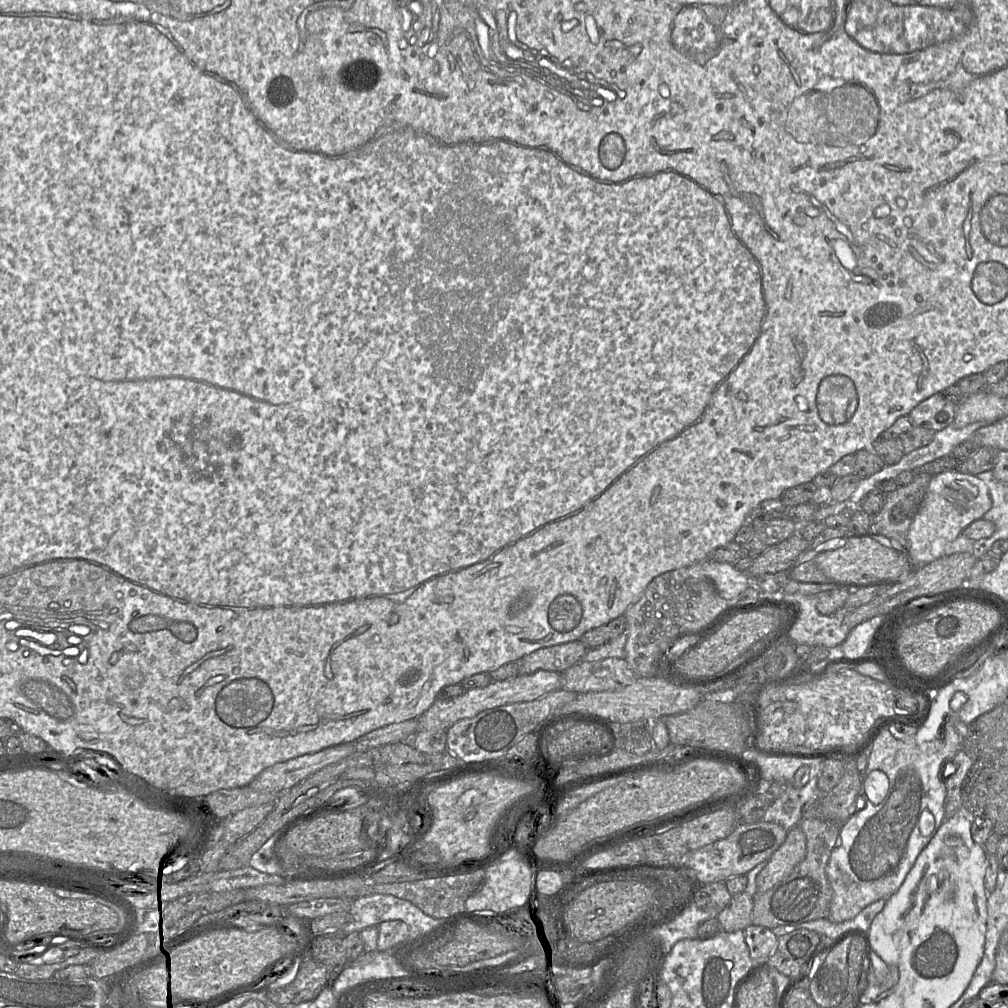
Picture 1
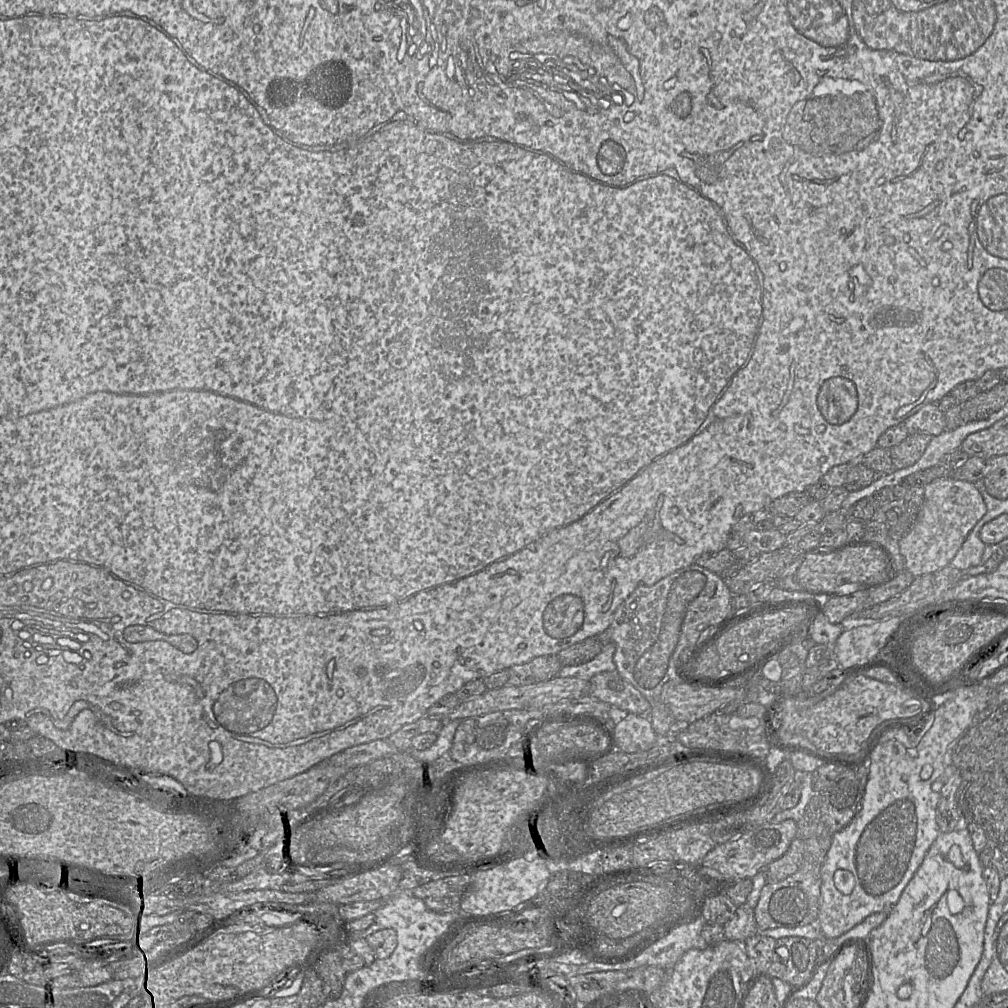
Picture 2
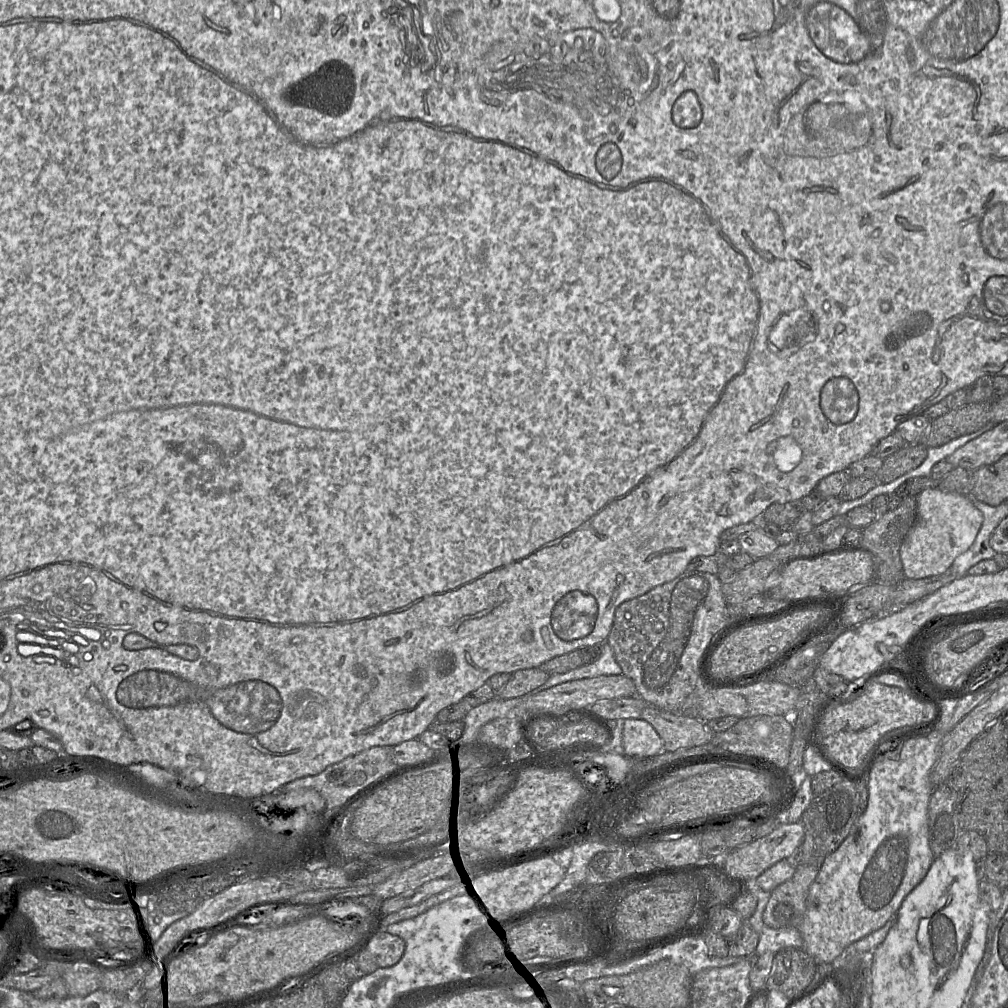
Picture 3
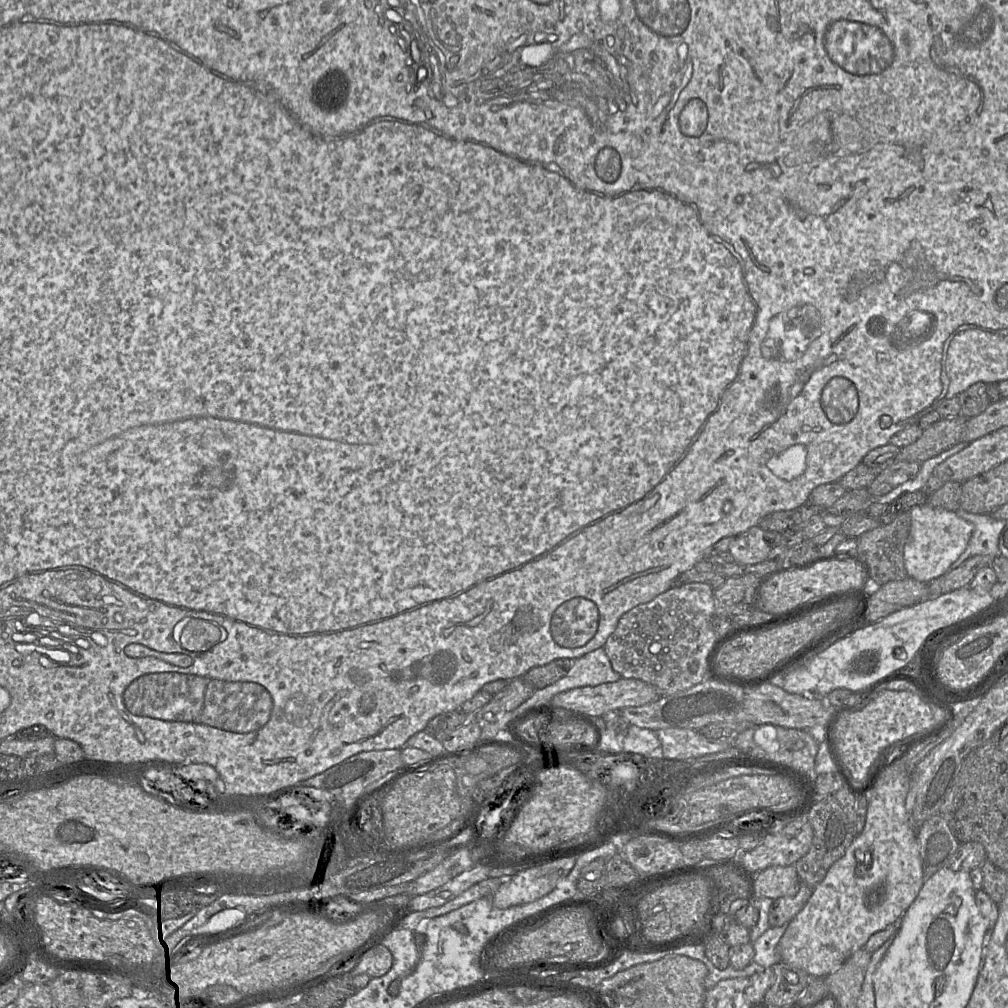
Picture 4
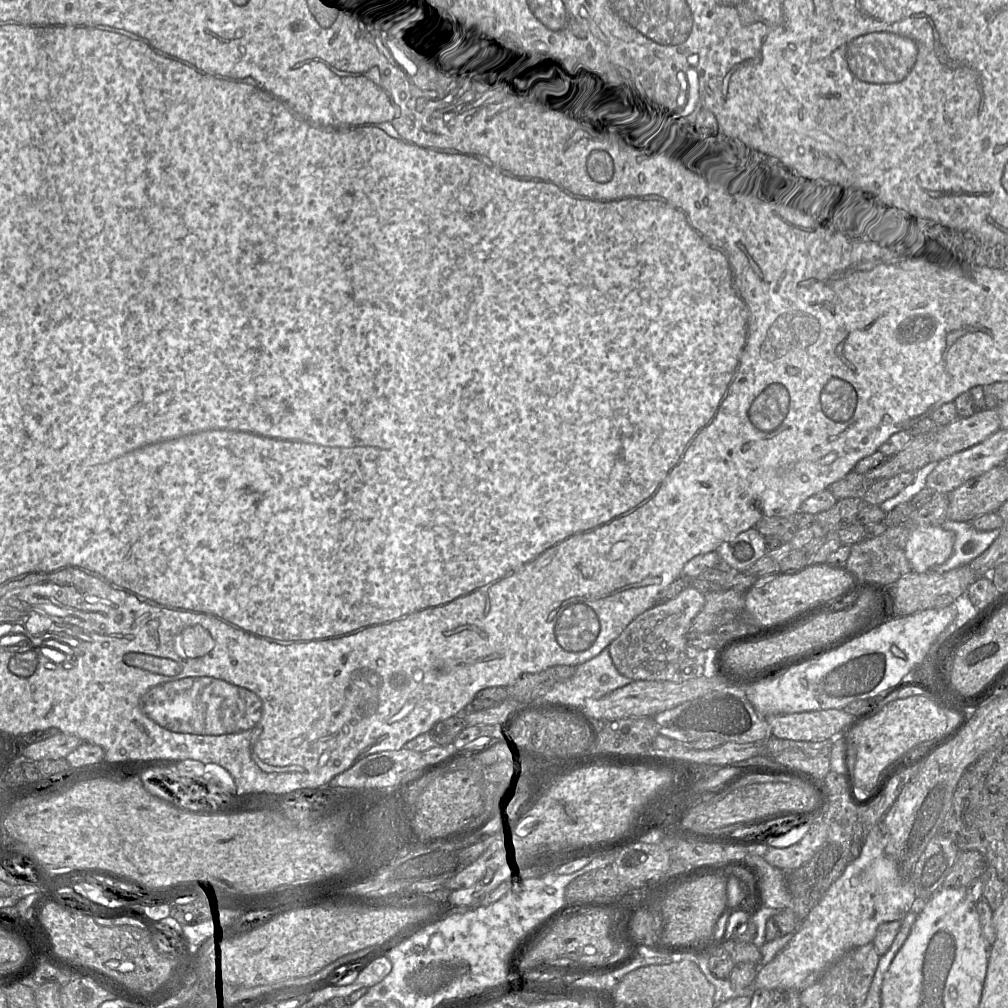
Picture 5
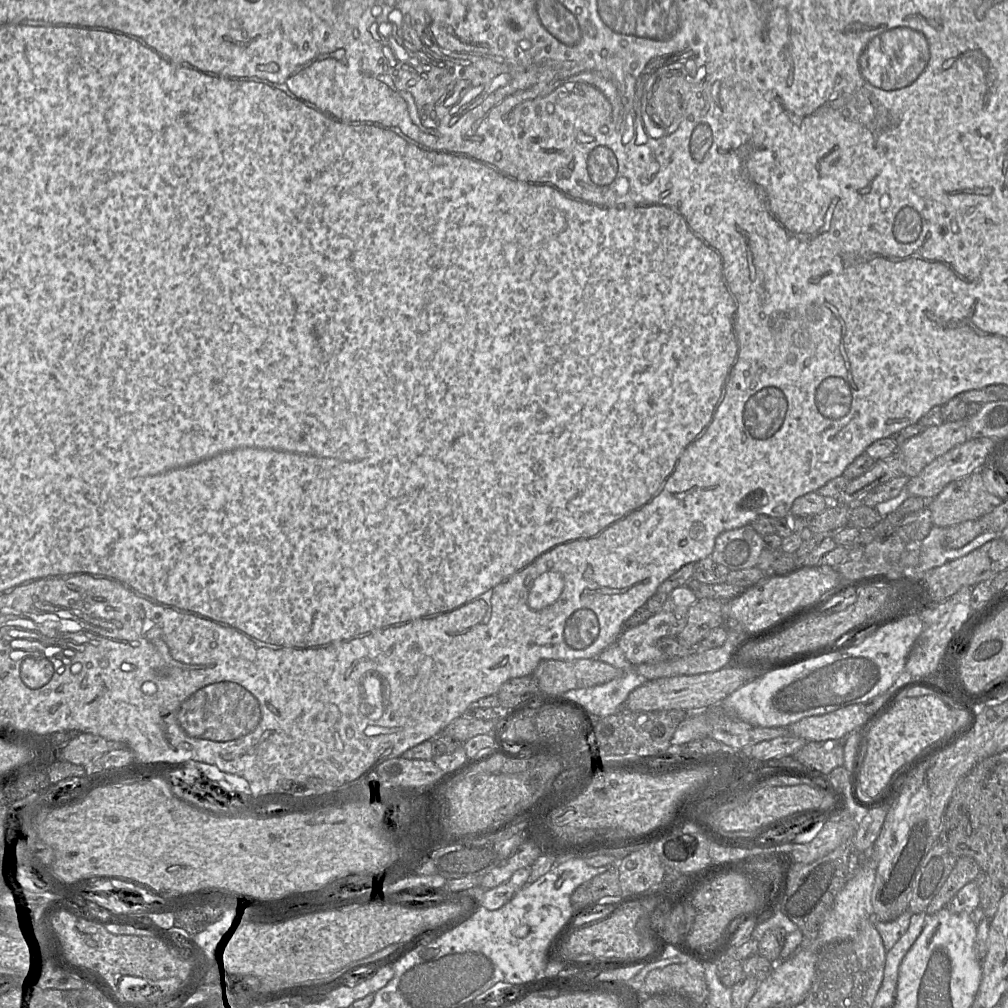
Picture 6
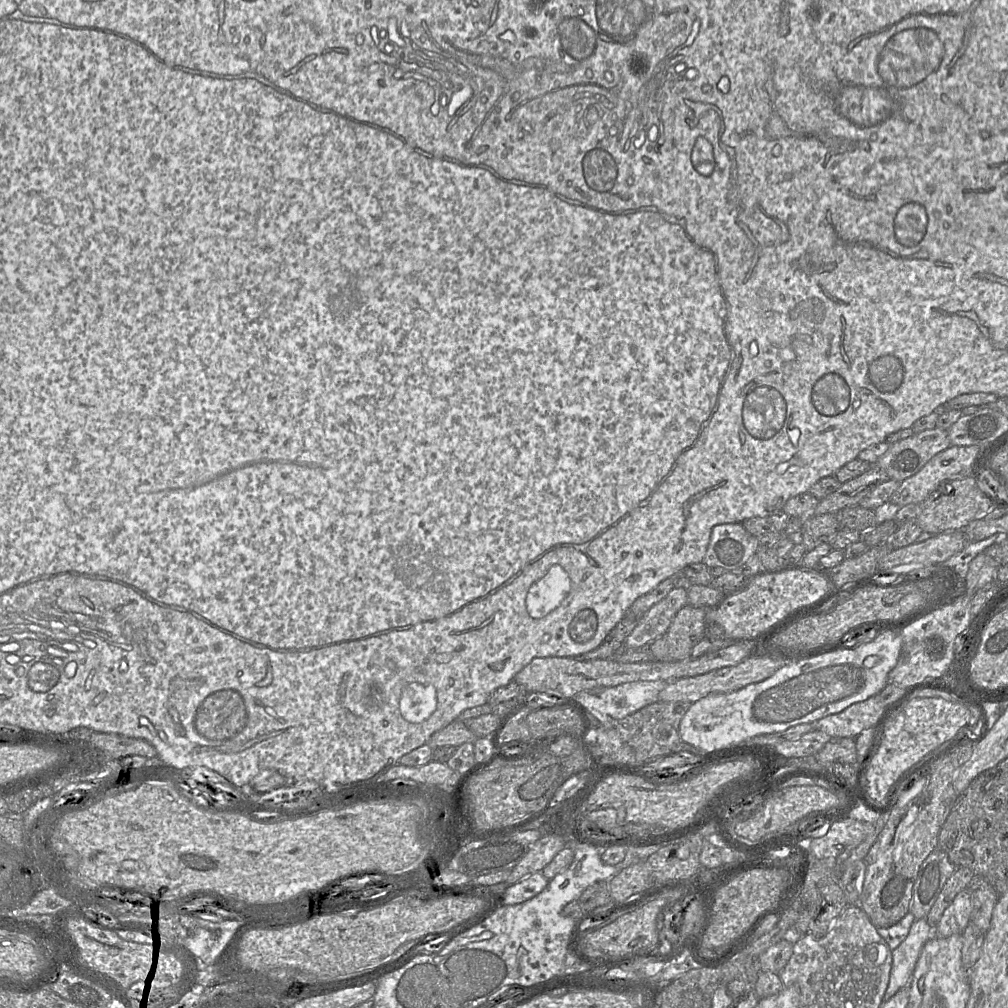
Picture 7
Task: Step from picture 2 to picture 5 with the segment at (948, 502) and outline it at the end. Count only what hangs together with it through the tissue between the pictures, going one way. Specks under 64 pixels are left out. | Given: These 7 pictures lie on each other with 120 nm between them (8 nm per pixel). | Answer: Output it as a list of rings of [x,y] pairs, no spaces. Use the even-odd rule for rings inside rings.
[[[941,525],[911,526],[905,555],[911,569],[917,573],[943,564],[952,554],[954,533]]]

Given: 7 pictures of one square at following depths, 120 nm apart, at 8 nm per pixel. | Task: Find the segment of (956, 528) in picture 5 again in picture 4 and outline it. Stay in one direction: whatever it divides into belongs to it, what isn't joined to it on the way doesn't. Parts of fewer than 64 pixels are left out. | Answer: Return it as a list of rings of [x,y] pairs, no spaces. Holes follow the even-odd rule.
[[[959,507],[956,511],[963,519],[974,525],[973,533],[964,552],[950,566],[956,569],[968,558],[975,555],[996,557],[999,555],[999,536],[1007,521],[993,518],[990,514],[974,514]]]

